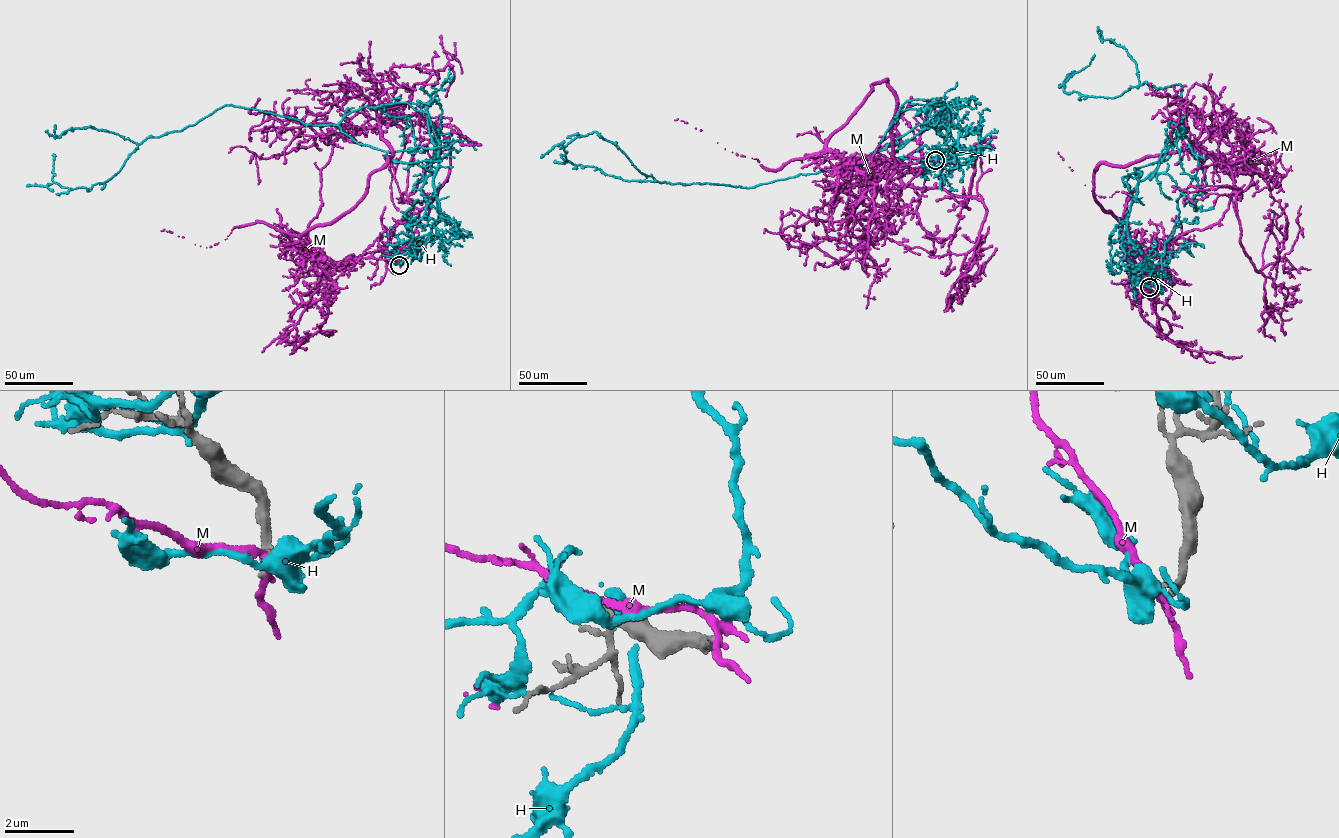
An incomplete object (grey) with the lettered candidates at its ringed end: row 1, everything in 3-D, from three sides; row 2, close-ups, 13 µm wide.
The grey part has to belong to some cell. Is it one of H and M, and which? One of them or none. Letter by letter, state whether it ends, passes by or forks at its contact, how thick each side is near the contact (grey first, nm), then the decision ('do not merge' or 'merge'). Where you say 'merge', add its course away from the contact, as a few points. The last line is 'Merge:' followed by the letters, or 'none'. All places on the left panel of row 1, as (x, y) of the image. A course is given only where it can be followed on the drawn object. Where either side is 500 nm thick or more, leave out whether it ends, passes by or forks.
H: it forks | 70/400 nm | do not merge
M: it passes by | 260/240 nm | do not merge
Merge: none

